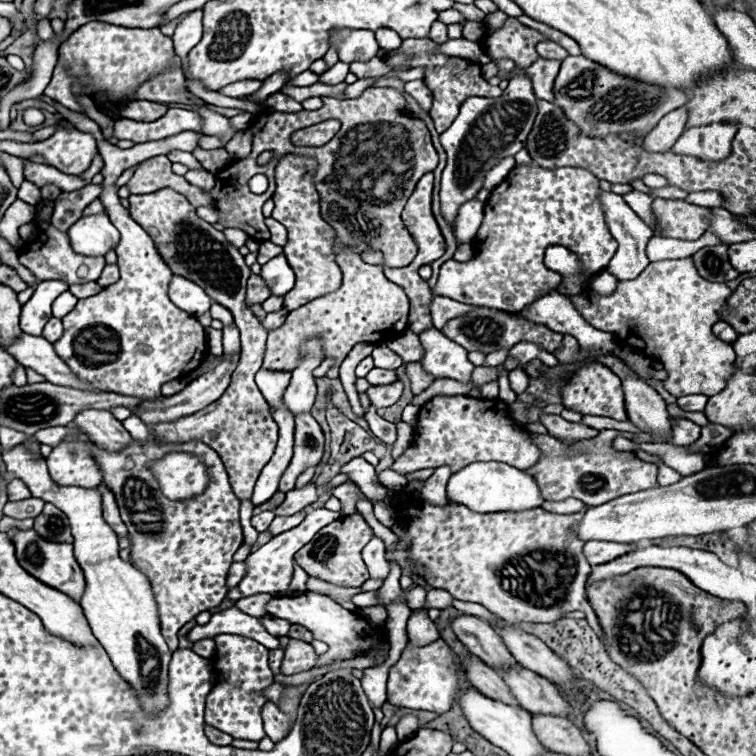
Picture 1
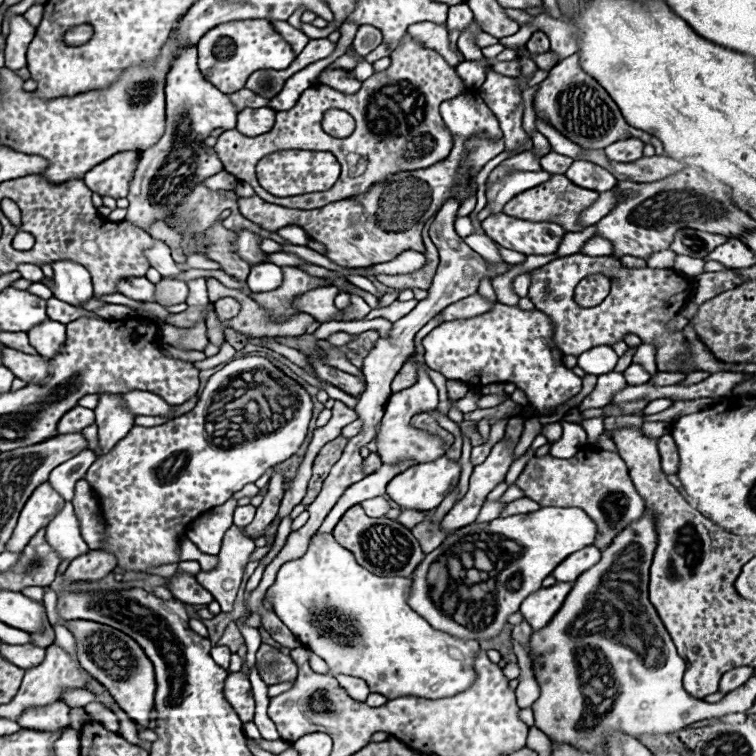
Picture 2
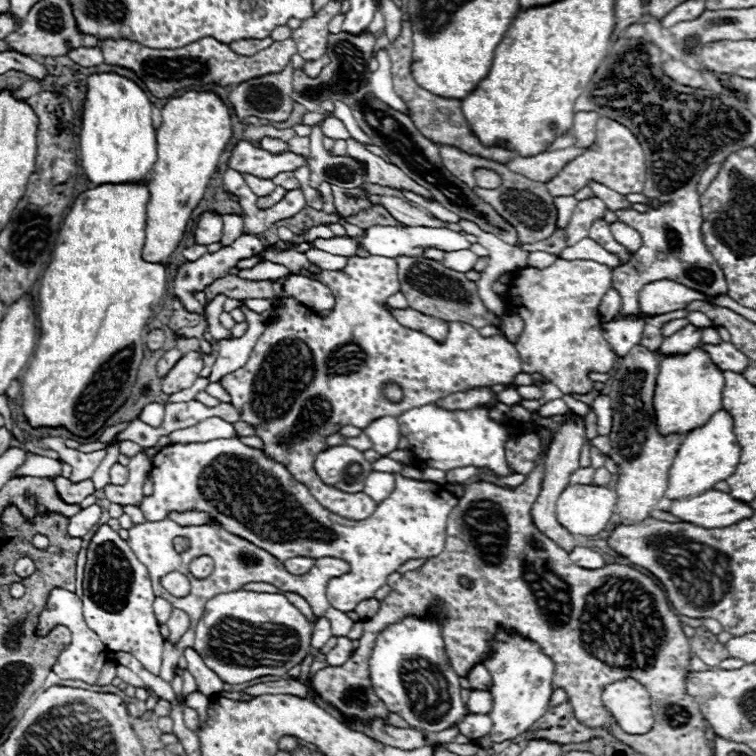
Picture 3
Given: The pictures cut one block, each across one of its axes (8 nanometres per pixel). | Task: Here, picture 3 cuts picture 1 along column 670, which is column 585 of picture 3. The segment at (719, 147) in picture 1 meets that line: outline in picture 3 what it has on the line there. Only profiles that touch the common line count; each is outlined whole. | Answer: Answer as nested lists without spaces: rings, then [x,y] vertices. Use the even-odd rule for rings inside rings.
[[[564,148],[564,150],[554,150],[554,152],[542,152],[538,156],[530,156],[530,158],[514,158],[512,162],[508,162],[506,166],[526,178],[532,178],[536,182],[548,182],[556,176],[556,172],[560,168],[564,168],[572,158],[584,154],[586,148]]]

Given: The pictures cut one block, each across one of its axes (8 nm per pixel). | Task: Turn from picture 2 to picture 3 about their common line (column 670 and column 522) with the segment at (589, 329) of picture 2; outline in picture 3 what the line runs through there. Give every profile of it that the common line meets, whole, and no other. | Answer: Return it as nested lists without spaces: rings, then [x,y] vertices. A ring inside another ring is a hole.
[[[558,258],[544,270],[524,268],[514,274],[508,288],[508,308],[512,314],[524,320],[524,330],[516,340],[516,350],[522,360],[522,372],[542,374],[542,378],[556,384],[564,394],[588,394],[594,382],[588,378],[590,372],[610,372],[614,368],[616,354],[600,332],[598,304],[602,296],[612,288],[612,270],[606,264],[592,260],[562,260]]]

